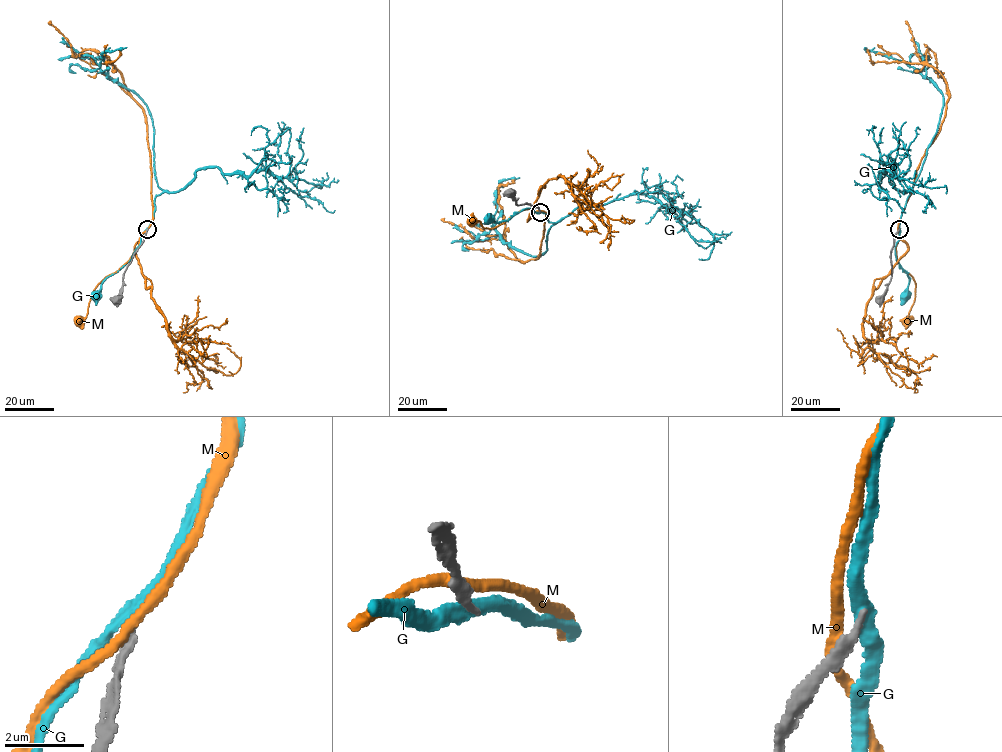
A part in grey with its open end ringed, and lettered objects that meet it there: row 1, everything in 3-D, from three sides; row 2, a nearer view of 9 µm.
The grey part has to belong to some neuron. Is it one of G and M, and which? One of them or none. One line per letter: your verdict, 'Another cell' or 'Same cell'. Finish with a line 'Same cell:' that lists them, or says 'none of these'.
G: Another cell
M: Another cell
Same cell: none of these

